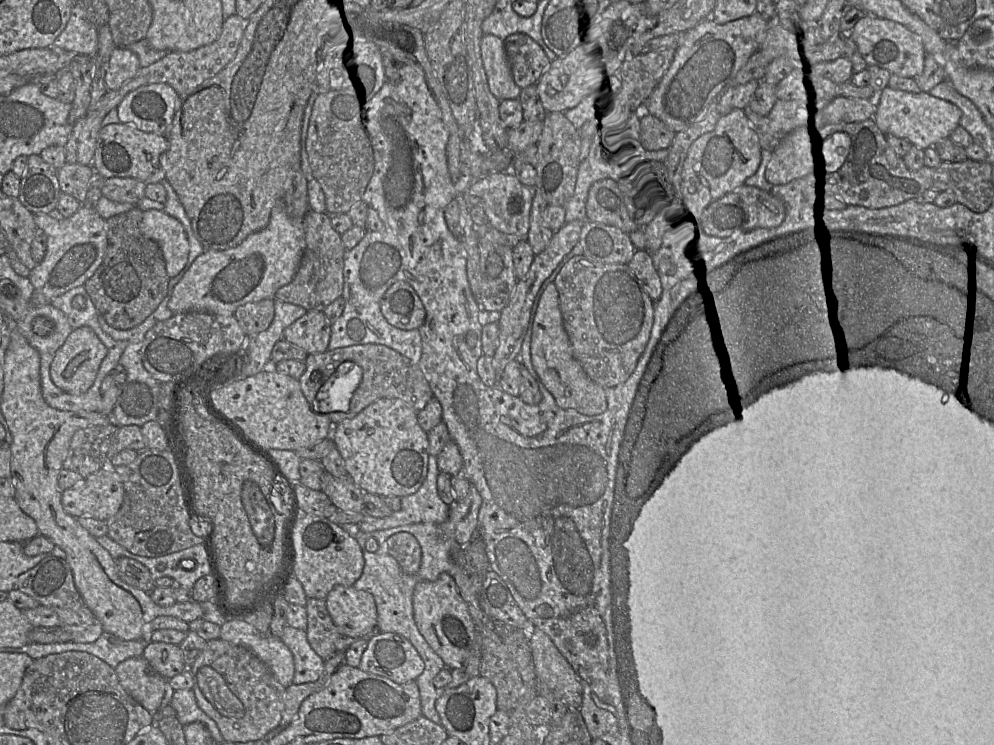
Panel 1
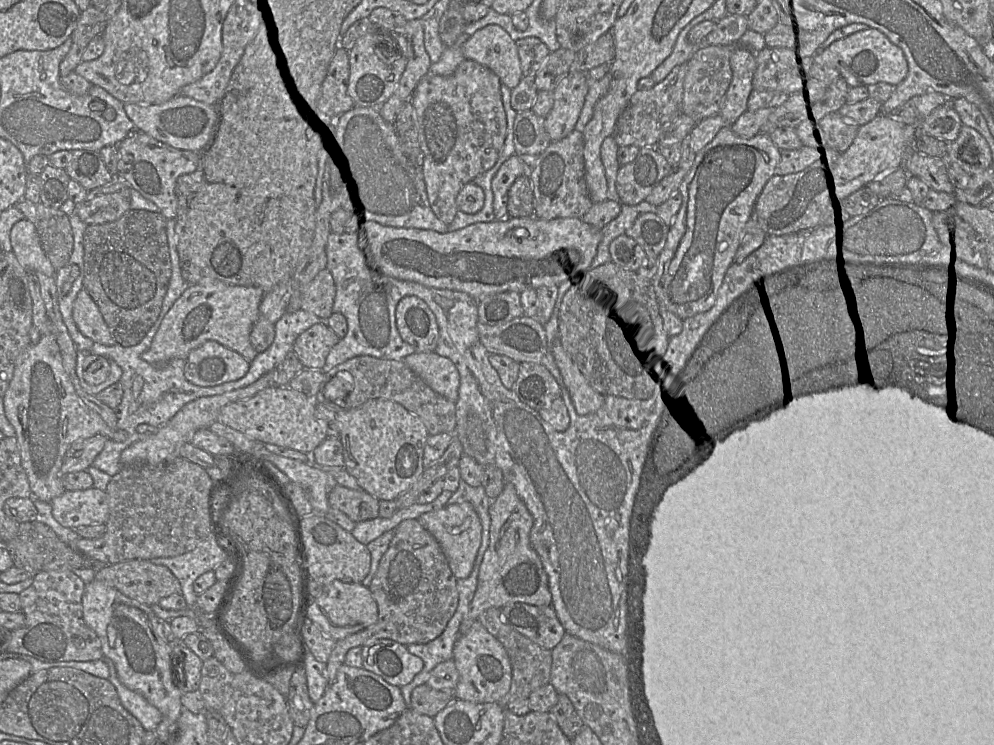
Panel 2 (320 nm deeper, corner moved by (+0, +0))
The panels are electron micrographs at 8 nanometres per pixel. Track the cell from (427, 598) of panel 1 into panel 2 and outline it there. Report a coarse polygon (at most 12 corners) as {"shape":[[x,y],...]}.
{"shape":[[476,620],[459,635],[456,699],[494,703],[511,686],[504,646]]}

